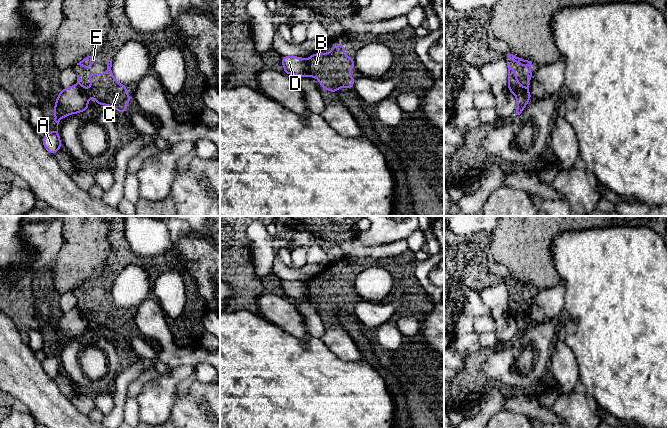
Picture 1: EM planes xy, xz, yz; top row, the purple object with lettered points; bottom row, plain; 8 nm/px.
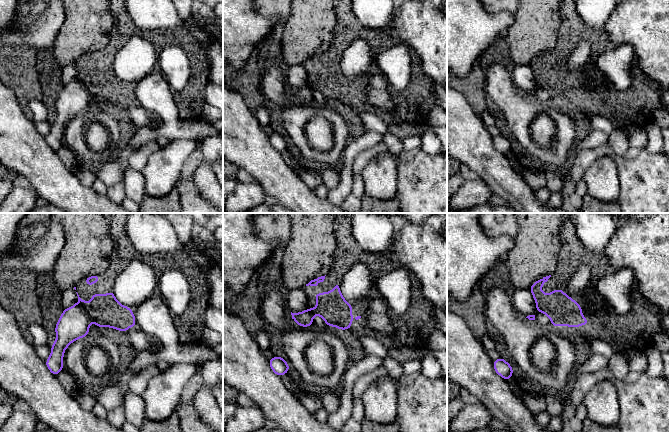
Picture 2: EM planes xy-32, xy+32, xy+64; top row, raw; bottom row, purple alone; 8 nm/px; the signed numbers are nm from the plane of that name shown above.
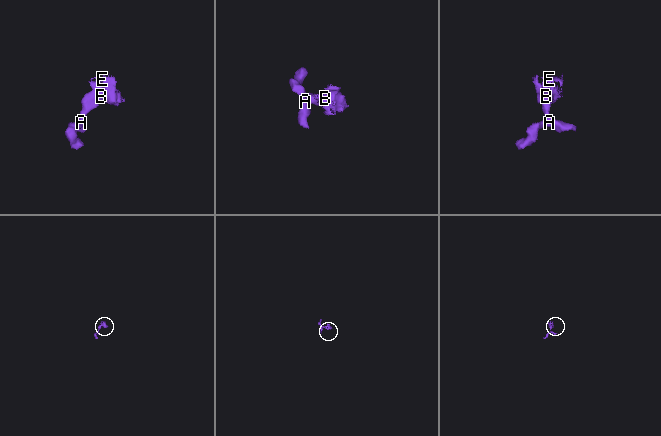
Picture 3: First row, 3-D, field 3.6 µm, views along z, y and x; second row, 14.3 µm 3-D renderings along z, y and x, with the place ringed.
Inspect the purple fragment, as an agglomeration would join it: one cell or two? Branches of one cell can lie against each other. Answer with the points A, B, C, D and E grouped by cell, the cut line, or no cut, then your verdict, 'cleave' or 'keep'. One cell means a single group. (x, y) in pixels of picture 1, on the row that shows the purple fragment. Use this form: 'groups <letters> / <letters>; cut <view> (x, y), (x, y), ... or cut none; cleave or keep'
groups A D / B C E; cut xz (305, 60), (308, 76); cleave

